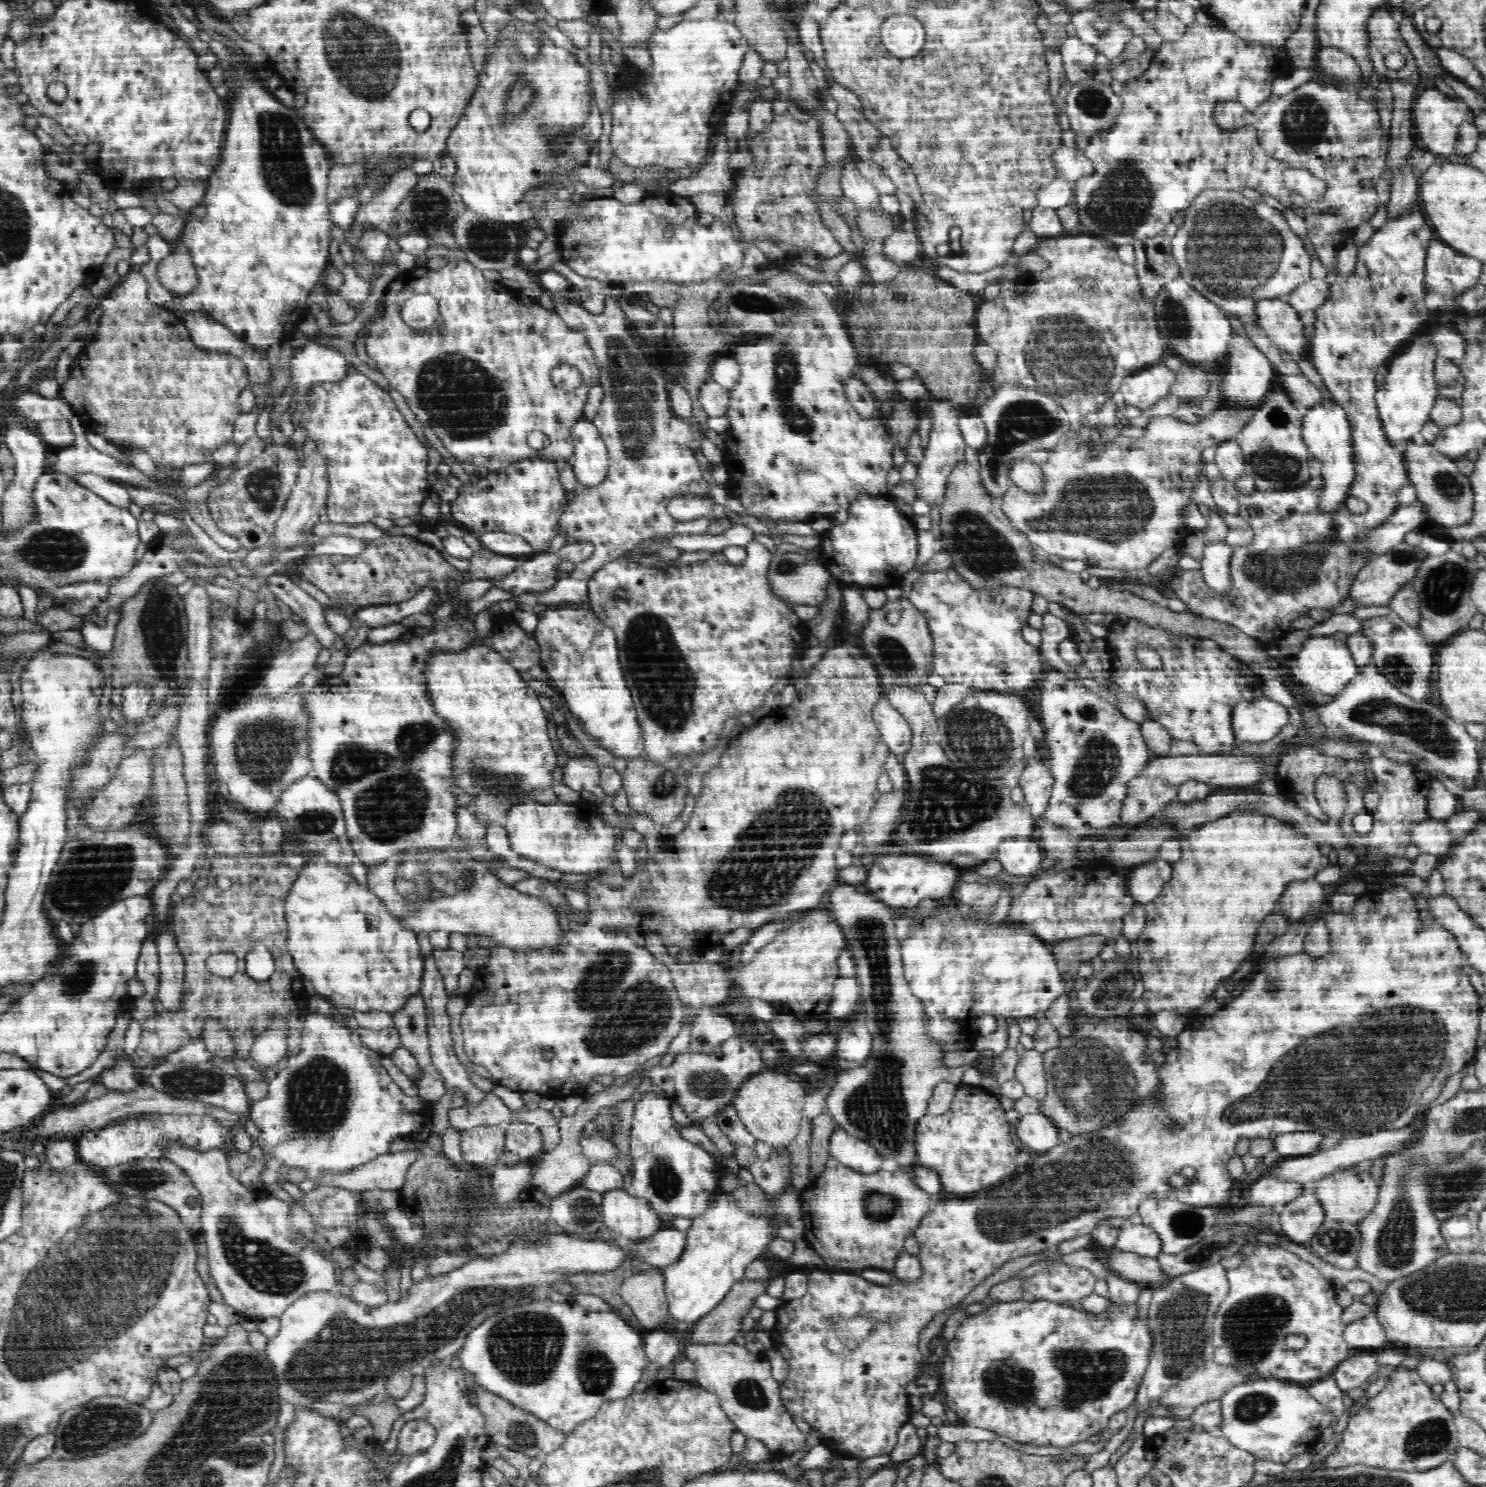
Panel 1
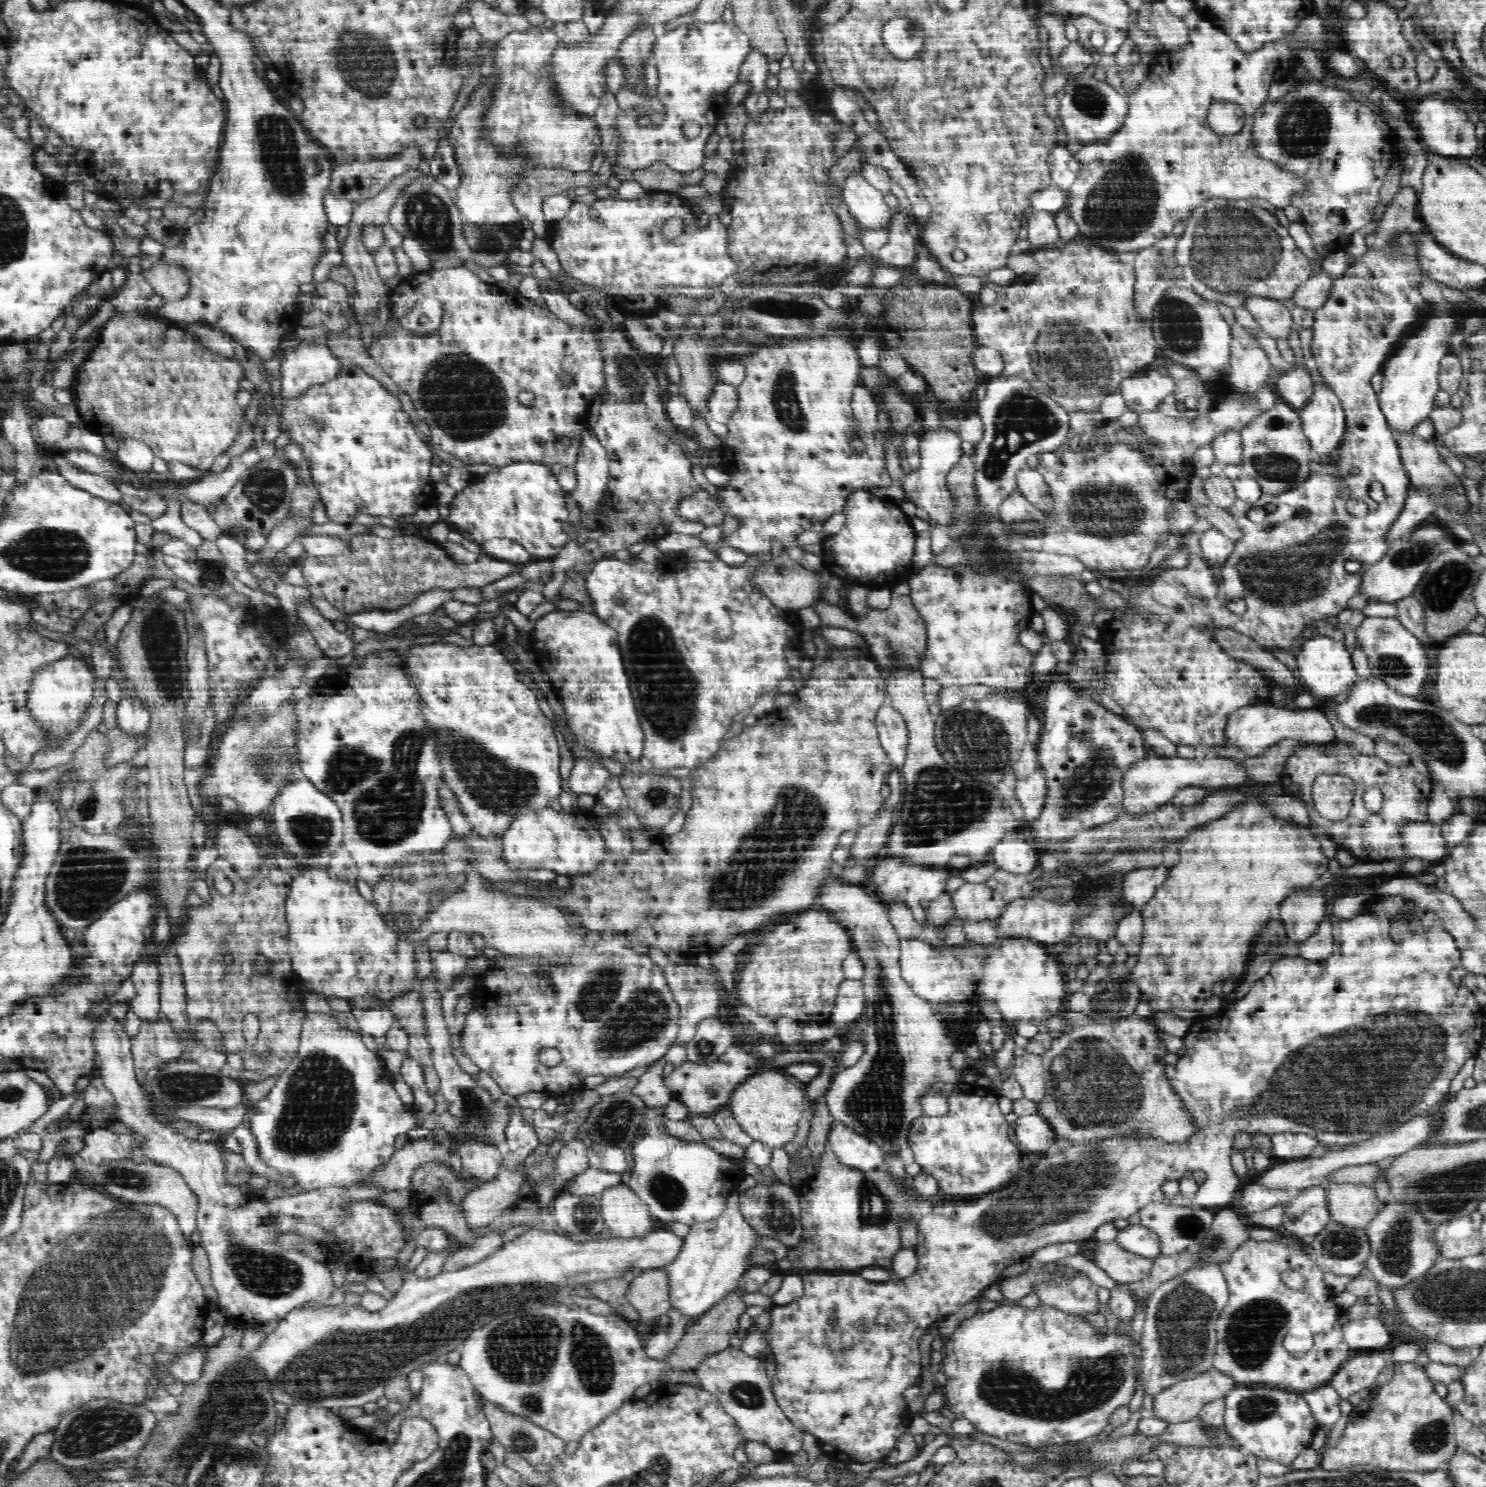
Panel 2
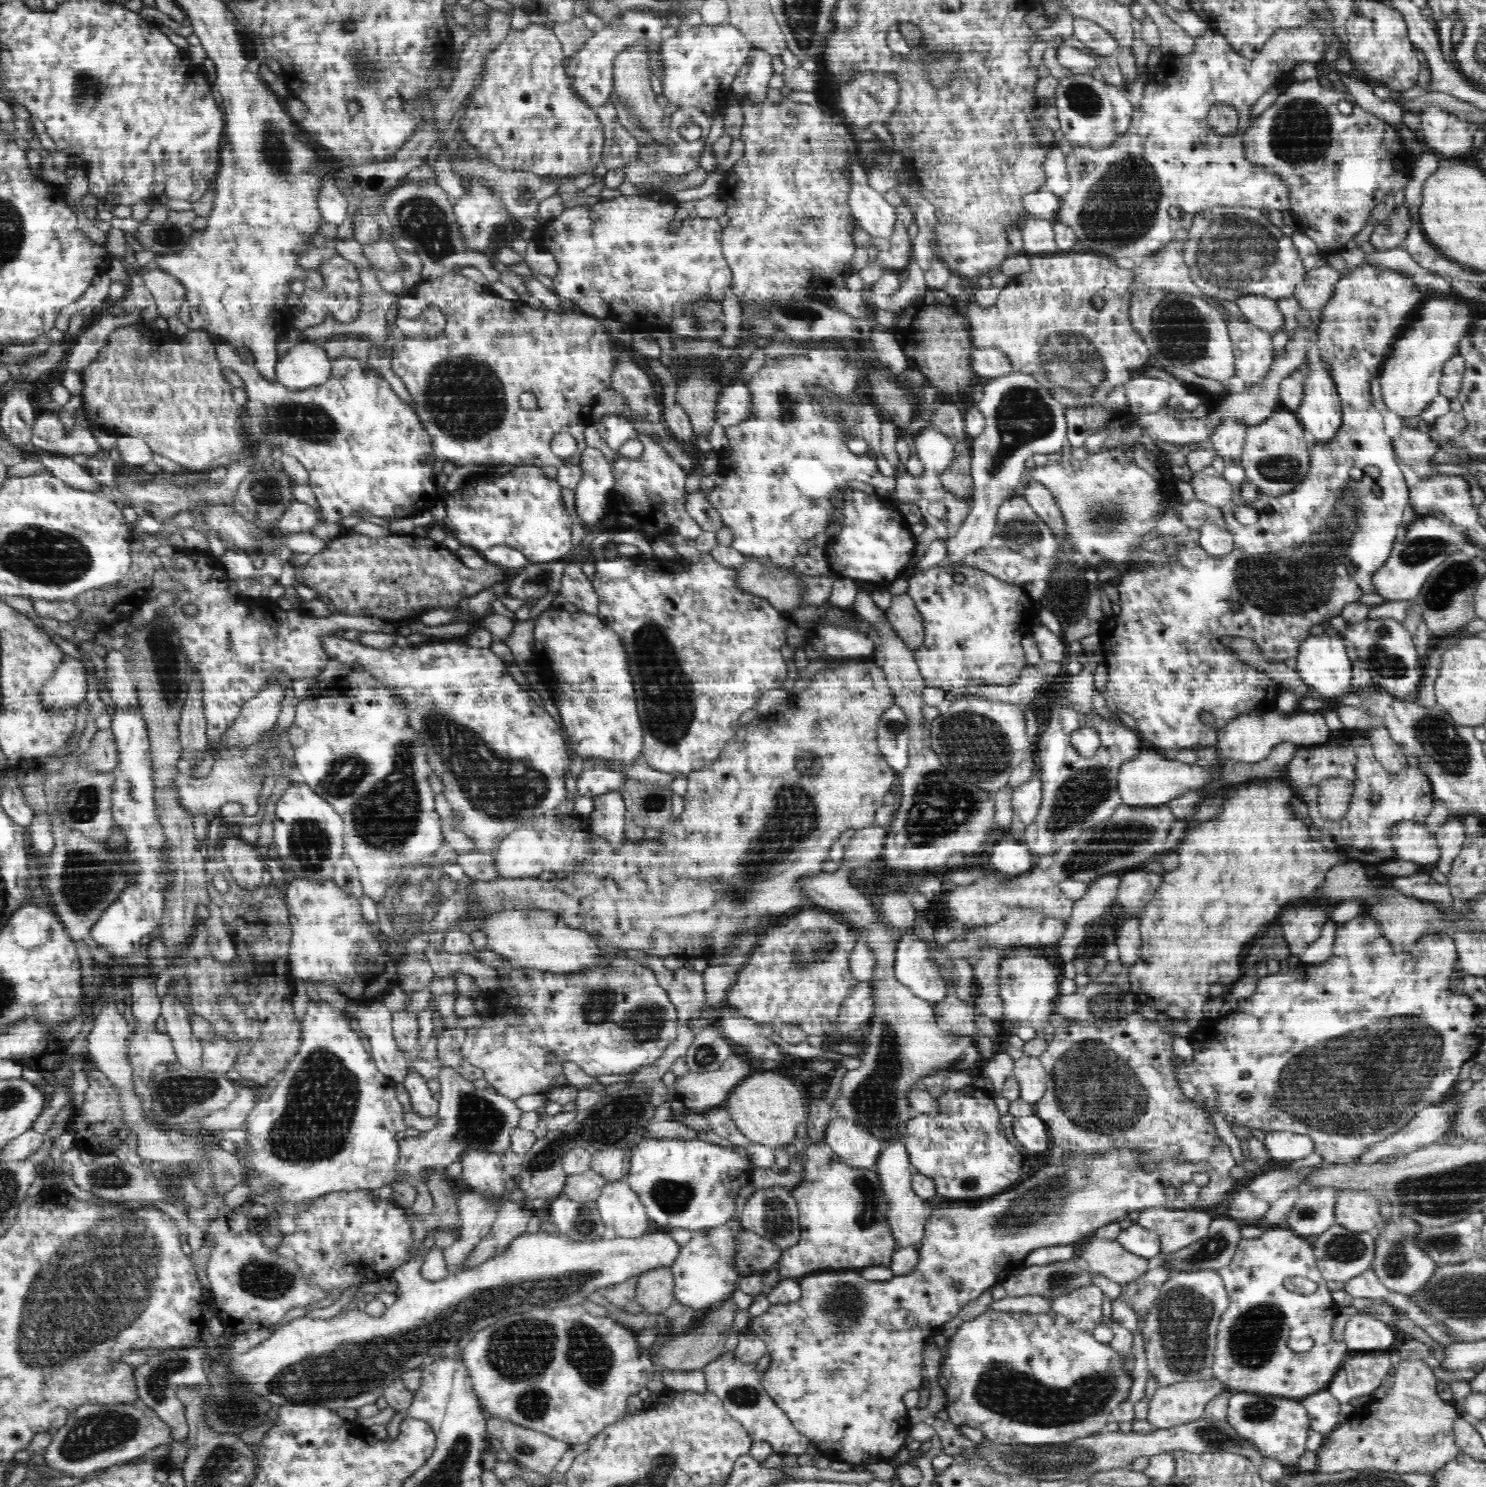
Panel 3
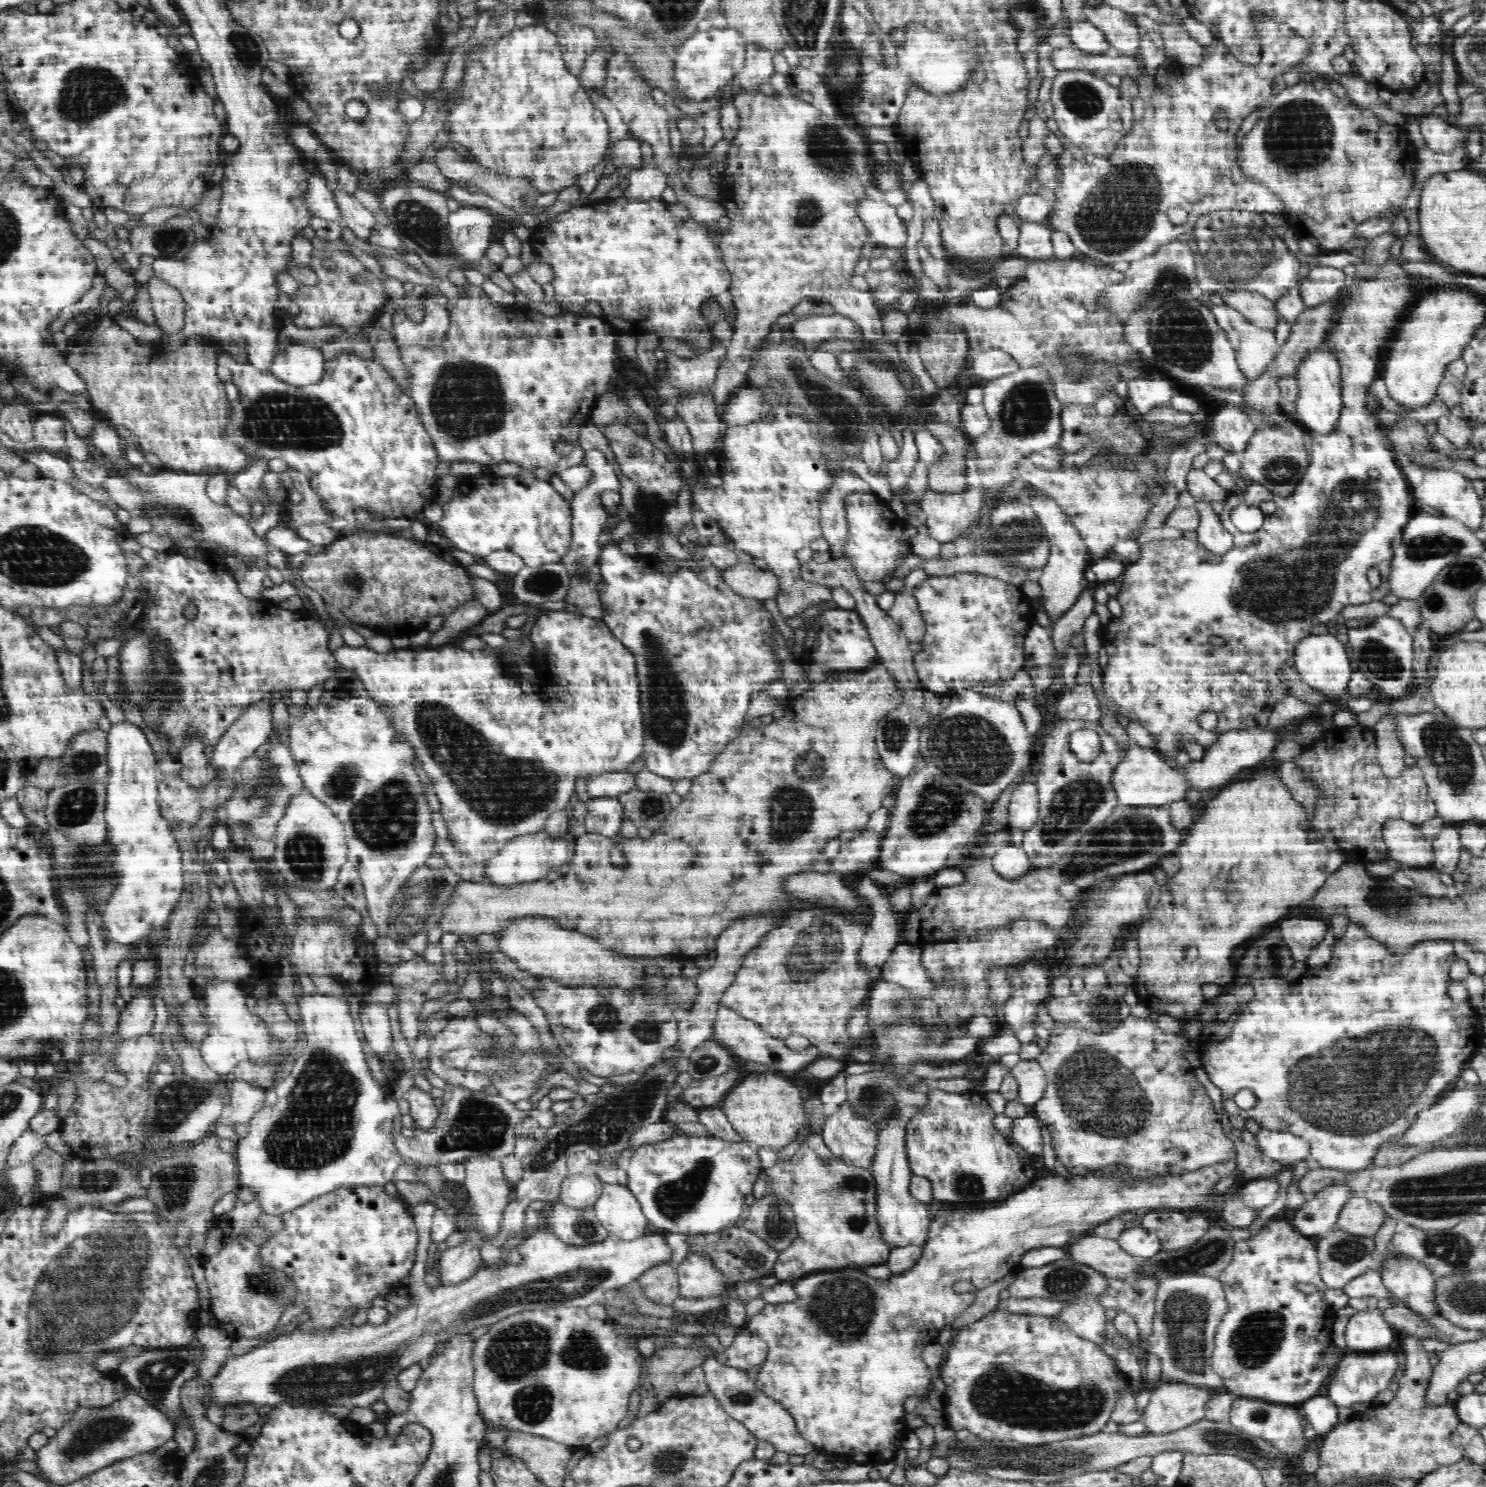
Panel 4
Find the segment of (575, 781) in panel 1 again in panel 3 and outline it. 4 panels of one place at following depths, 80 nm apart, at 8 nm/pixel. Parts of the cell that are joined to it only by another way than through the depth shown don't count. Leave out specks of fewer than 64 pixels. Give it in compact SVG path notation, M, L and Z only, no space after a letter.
M616 767L599 768L594 770L583 770L576 781L578 794L586 797L593 797L612 790L620 790L624 781L628 780Z

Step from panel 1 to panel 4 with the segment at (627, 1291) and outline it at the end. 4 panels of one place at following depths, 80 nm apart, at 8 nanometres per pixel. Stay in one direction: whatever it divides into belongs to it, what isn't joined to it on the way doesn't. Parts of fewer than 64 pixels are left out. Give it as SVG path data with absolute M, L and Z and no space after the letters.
M660 1263L637 1278L642 1292L650 1302L670 1306L679 1297L678 1275L671 1263Z

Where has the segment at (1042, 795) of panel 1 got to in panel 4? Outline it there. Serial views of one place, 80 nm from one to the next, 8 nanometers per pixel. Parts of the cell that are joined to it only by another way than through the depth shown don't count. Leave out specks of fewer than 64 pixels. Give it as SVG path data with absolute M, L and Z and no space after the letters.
M1021 782L1012 791L1008 806L1010 818L1006 828L1021 828L1027 830L1036 824L1039 817L1039 798L1037 784Z

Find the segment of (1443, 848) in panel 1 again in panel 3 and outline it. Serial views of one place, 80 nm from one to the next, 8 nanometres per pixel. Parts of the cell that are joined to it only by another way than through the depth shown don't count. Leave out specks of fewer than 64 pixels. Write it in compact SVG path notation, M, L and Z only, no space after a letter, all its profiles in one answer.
M1396 822L1391 826L1390 836L1396 850L1396 858L1418 864L1432 864L1440 856L1436 838L1426 830L1424 824Z

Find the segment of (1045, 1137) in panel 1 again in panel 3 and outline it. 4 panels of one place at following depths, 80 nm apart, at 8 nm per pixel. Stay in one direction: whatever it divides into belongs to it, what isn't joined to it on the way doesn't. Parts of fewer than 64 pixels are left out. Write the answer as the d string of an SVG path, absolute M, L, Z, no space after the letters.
M1036 1114L1015 1118L1013 1132L1016 1140L1030 1153L1042 1153L1051 1148L1048 1127Z

